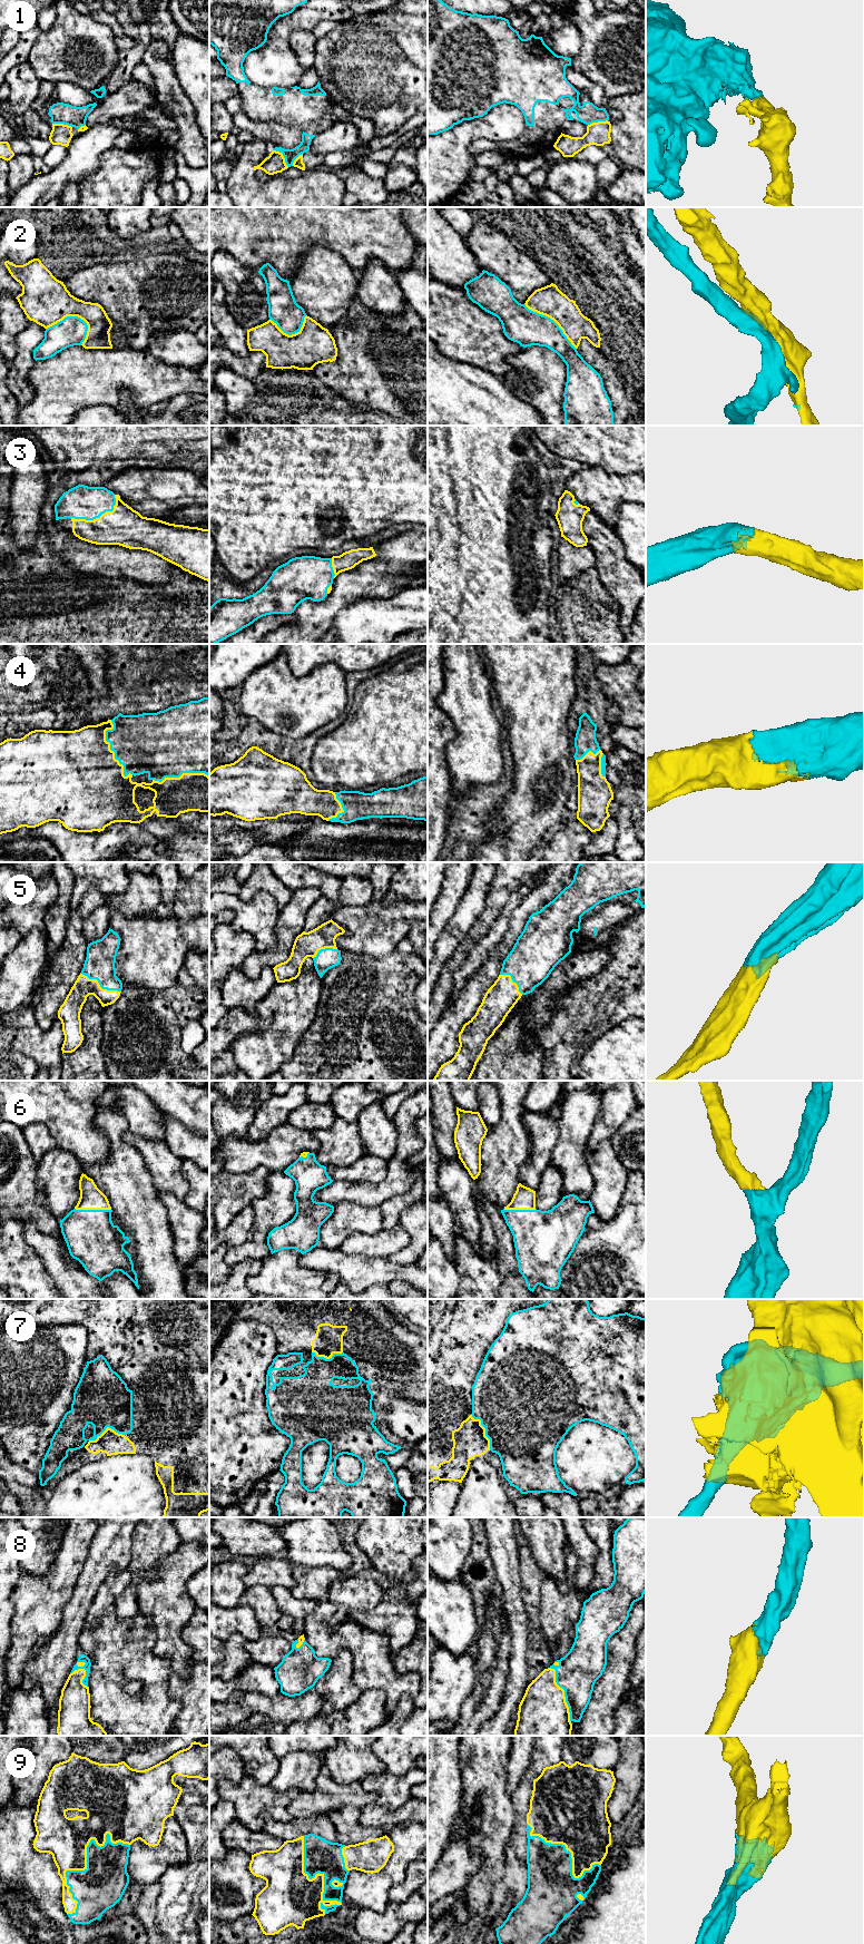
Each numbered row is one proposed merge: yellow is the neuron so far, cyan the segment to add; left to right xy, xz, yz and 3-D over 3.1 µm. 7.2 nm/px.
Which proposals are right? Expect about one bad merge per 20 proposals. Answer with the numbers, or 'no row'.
3, 4, 5, 6, 8, 9

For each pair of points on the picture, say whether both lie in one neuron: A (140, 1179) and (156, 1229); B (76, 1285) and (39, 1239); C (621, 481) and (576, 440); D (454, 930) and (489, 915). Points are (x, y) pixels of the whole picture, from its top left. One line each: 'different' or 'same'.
A: same
B: same
C: different
D: different

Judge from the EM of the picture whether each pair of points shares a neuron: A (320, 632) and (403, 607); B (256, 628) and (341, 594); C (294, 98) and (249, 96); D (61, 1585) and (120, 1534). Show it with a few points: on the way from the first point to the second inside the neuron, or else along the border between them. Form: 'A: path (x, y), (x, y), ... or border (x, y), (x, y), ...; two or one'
A: border (330, 627), (326, 632); two
B: border (294, 613), (291, 619), (272, 629); two
C: path (283, 103), (261, 103); one
D: border (91, 1542), (88, 1555), (72, 1591); two

